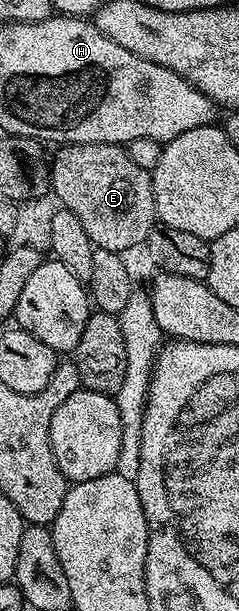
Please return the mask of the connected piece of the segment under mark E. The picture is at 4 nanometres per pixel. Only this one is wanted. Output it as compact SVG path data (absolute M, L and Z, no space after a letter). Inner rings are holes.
M70 142L58 150L61 151L51 158L49 185L52 192L59 196L63 207L79 218L94 247L99 250L126 252L132 246L140 247L144 244L149 238L151 228L159 222L152 173L139 168L139 164L134 164L131 156L127 156L125 146L115 142Z

